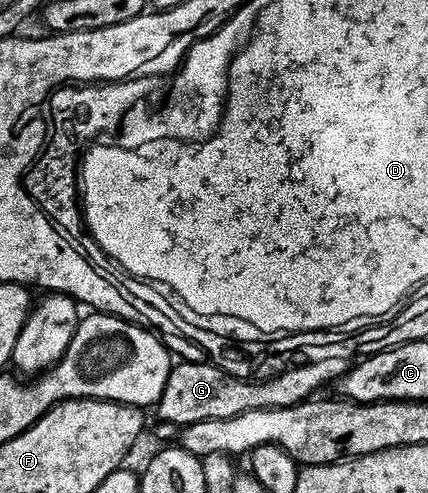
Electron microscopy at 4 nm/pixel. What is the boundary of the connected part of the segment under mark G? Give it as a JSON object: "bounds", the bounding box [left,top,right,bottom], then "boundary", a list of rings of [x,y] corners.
{"bounds":[158,357,350,425],"boundary":[[[322,357],[322,361],[300,361],[300,364],[289,365],[283,371],[271,375],[269,379],[253,381],[239,379],[226,373],[223,366],[215,363],[189,363],[180,361],[172,368],[166,381],[166,389],[162,389],[162,397],[158,404],[159,418],[179,425],[234,417],[238,413],[246,413],[254,409],[278,409],[302,403],[313,398],[319,387],[335,384],[342,378],[350,366],[349,360],[342,357]]]}

